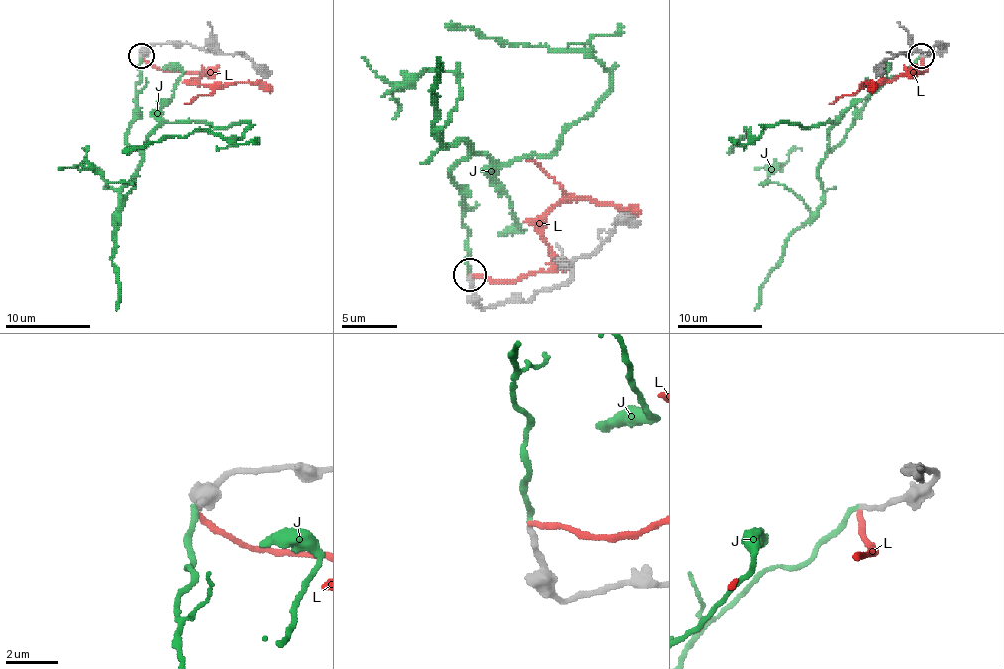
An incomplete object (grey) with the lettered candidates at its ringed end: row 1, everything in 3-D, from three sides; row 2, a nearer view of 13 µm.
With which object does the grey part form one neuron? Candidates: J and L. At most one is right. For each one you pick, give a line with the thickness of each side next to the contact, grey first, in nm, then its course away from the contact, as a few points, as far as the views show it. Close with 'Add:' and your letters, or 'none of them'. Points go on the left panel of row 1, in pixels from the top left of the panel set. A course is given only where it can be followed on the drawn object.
J: calibres 200 and 180 nm; course (142, 54), (127, 133), (135, 150), (165, 122), (248, 127), (240, 137), (193, 131), (122, 152)
Add: J

